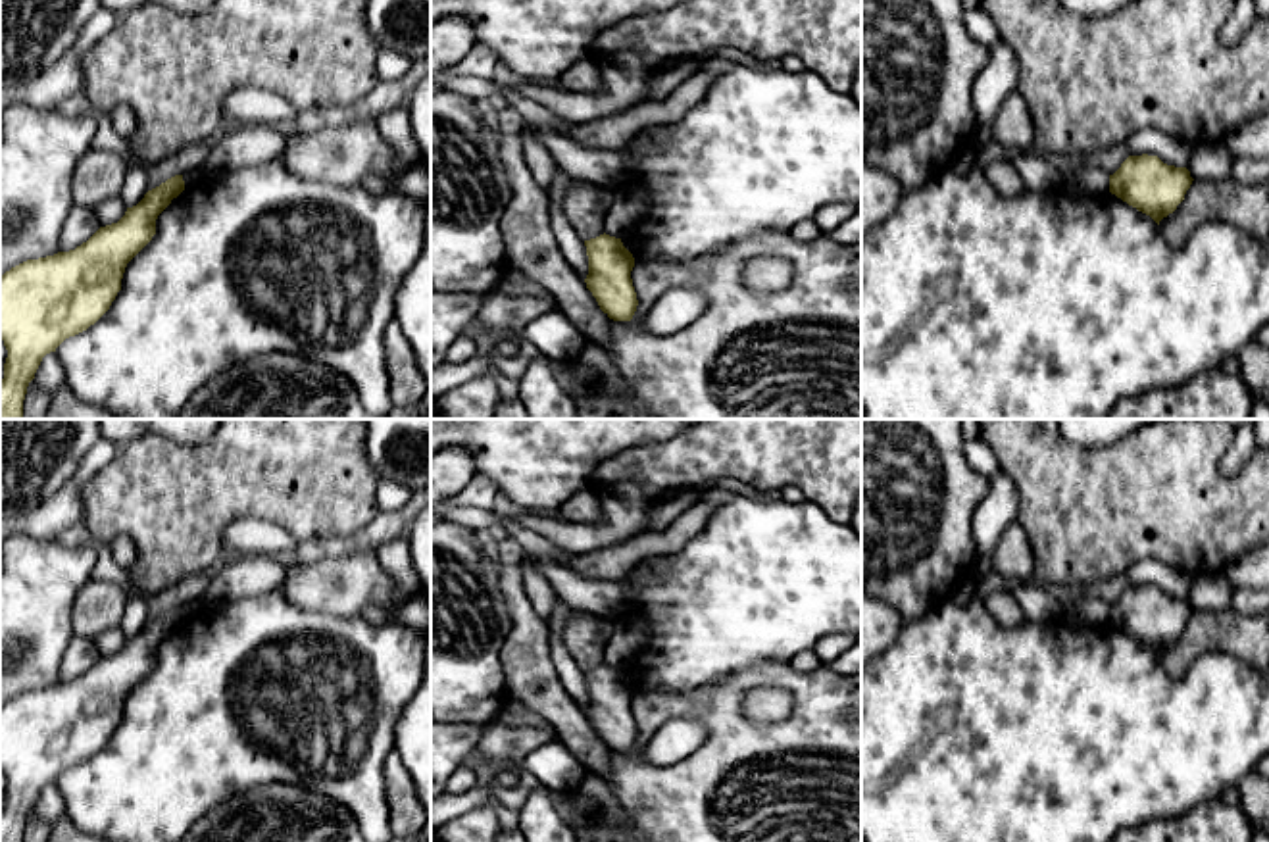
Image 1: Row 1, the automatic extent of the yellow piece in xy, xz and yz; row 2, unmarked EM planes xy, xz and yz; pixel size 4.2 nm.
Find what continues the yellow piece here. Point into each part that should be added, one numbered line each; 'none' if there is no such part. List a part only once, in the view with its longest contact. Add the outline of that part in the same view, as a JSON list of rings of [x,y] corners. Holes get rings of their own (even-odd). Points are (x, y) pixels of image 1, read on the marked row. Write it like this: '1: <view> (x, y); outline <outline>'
none

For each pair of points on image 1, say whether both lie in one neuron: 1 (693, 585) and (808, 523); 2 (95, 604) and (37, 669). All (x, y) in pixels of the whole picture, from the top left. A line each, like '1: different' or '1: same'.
1: same
2: different

